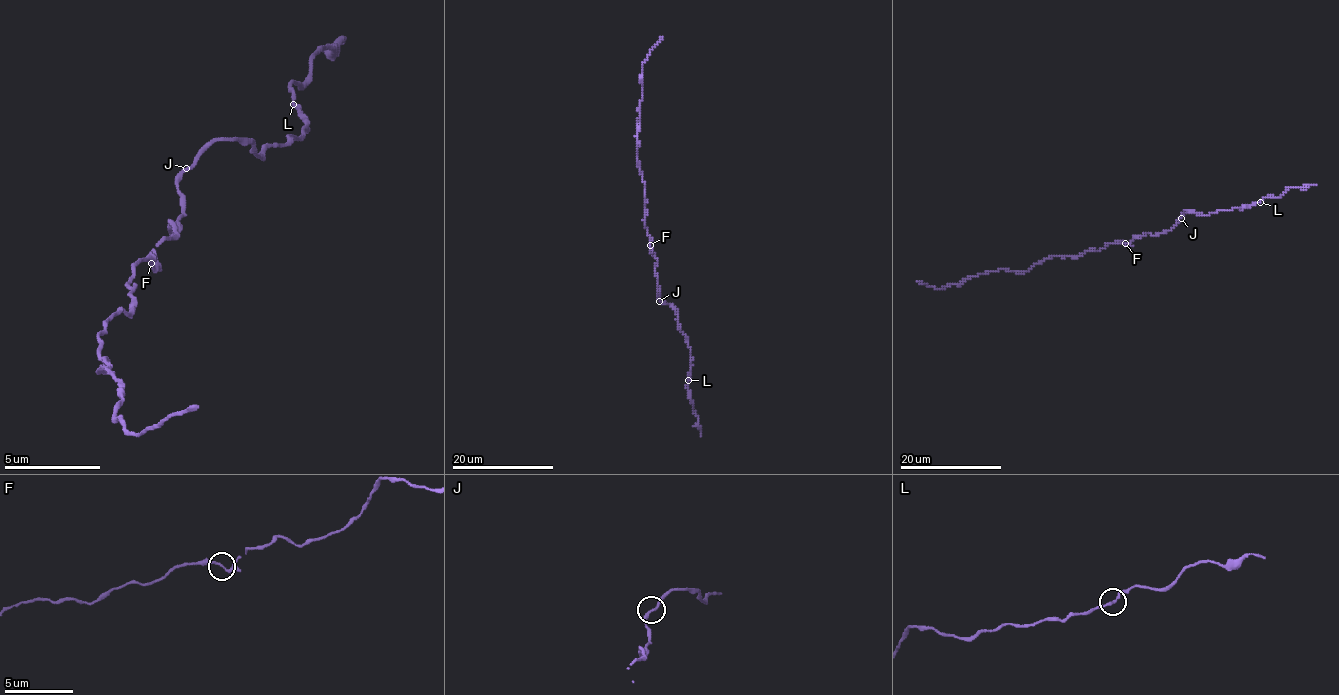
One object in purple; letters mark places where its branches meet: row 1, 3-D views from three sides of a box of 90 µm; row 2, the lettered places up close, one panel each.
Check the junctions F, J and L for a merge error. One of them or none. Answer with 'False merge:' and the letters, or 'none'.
False merge: none

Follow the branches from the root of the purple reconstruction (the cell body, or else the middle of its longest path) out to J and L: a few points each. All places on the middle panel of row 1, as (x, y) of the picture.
J: (650, 246), (657, 260), (659, 301)
L: (650, 246), (657, 260), (657, 297), (676, 311), (678, 329), (690, 347), (691, 372), (687, 380)

